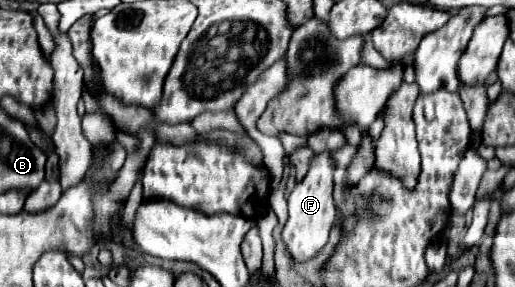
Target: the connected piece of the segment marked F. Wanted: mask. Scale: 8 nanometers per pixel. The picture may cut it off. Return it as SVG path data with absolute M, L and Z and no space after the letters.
M331 152L315 154L307 176L303 178L303 182L295 184L293 192L289 194L289 218L281 232L281 238L293 262L307 262L315 258L329 240L329 230L337 216L333 202L333 160L329 154Z

